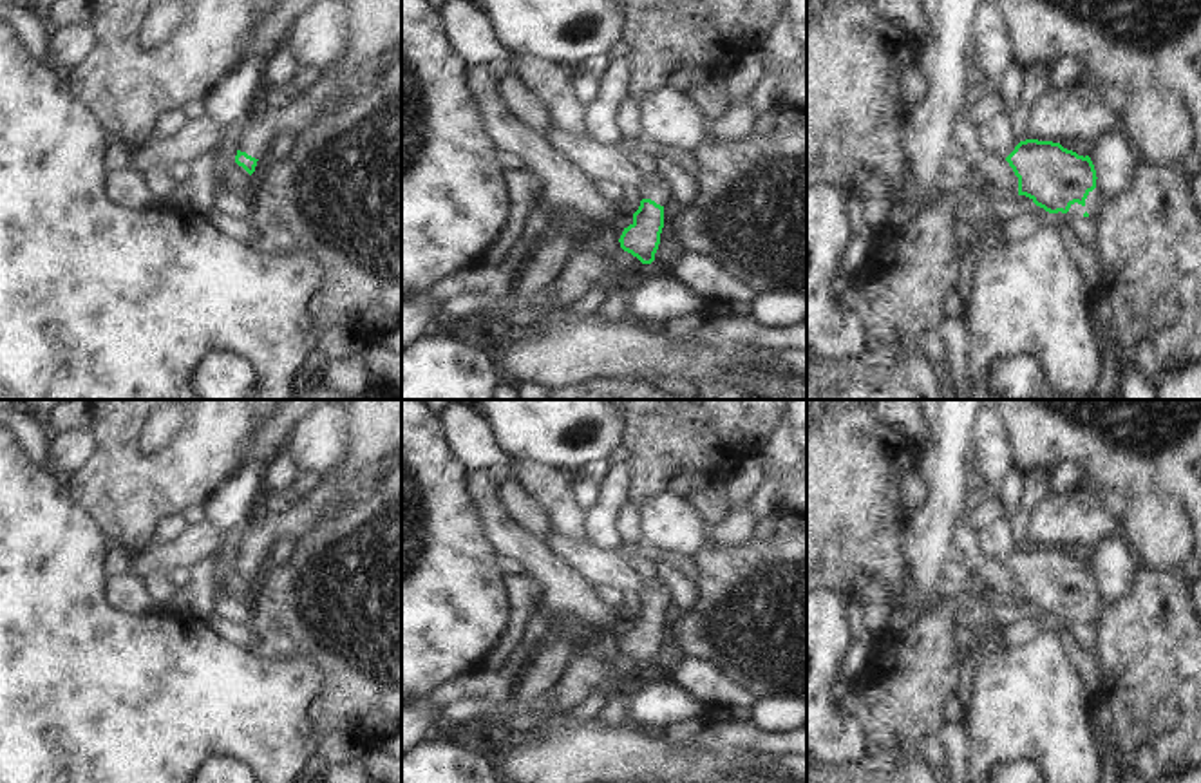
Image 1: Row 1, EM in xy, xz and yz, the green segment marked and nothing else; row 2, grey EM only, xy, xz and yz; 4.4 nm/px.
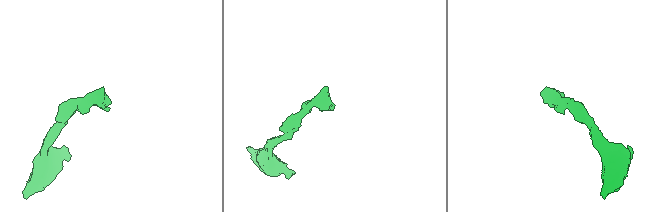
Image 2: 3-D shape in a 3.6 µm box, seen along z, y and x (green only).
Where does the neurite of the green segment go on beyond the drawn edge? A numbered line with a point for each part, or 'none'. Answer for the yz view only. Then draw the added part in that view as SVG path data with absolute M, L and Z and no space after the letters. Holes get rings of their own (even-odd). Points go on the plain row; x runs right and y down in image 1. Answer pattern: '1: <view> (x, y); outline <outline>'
1: yz (997, 543); outline M997 519L979 532L980 550L988 561L1006 564L1020 548L1013 539L1013 521Z

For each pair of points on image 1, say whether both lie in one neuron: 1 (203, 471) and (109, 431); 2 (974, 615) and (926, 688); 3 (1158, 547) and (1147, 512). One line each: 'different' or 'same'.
1: same
2: same
3: same

